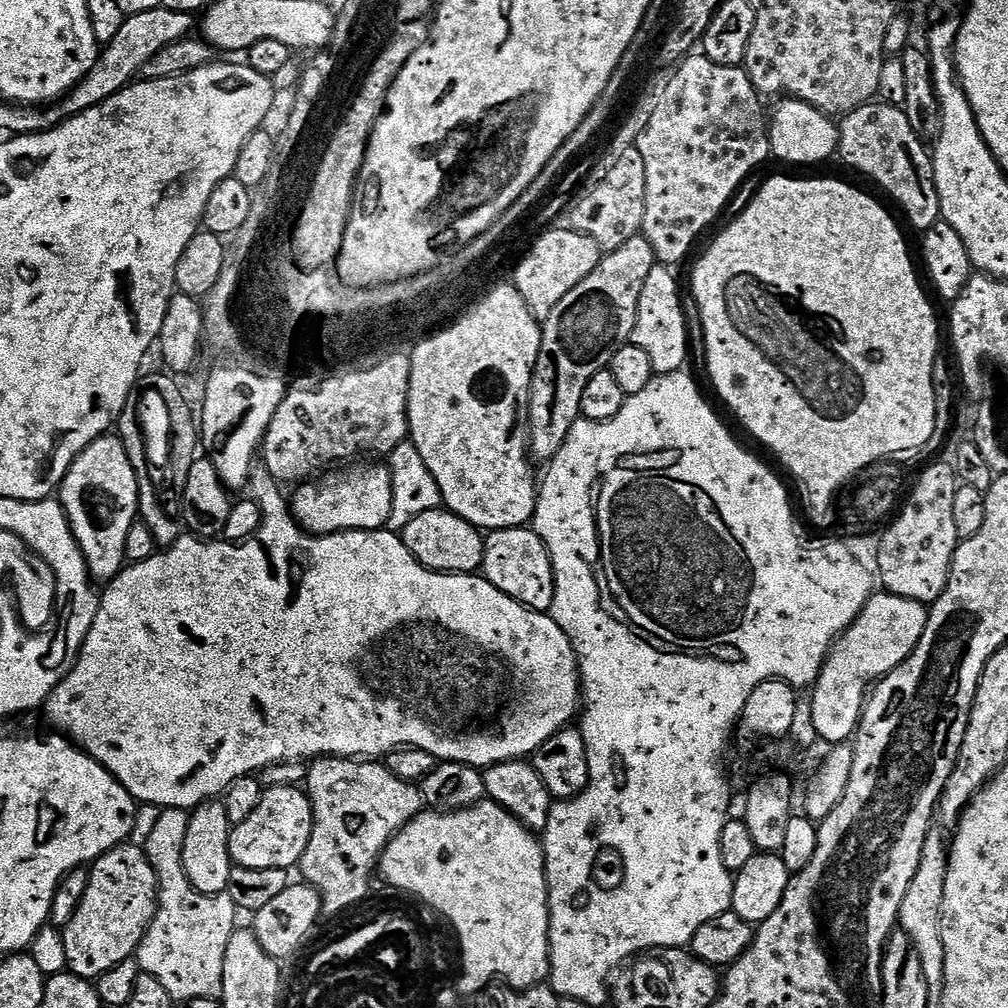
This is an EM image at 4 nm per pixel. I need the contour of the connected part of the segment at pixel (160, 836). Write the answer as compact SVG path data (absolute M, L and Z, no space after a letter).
M165 808L155 815L156 821L153 822L148 837L142 840L142 847L156 875L156 912L140 940L134 959L140 971L156 978L162 984L162 990L166 990L173 1001L206 1000L219 993L226 946L238 930L238 909L228 892L202 894L192 885L190 878L186 878L186 870L182 866L182 842L186 838L189 813L183 808Z

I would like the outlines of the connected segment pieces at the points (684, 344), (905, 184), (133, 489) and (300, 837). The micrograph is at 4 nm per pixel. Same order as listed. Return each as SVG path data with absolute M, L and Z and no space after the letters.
M659 262L650 270L642 298L638 298L638 314L630 343L638 346L650 358L650 366L657 377L681 371L688 360L688 320L680 301L680 284L671 267Z
M883 102L864 104L843 117L838 124L838 156L850 167L869 176L880 188L896 199L896 204L908 215L917 233L934 226L940 220L938 190L934 182L932 158L925 141L914 134L910 118L903 107Z
M119 435L100 436L78 454L60 484L58 499L82 550L89 576L96 582L114 579L126 567L126 534L130 534L130 526L138 519L140 510L138 478Z
M288 784L265 787L254 814L228 833L233 865L250 870L295 869L310 842L311 833L312 803L304 788L291 788Z

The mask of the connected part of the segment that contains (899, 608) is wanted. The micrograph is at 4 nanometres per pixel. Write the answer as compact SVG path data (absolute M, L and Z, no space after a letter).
M880 590L862 606L852 625L837 636L810 692L814 729L824 744L844 746L855 737L870 686L889 676L918 646L929 611L929 605Z

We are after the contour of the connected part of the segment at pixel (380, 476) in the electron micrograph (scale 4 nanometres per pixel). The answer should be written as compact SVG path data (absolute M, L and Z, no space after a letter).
M384 462L360 463L329 471L295 489L297 492L290 496L290 507L304 531L313 536L329 536L331 532L374 532L387 525L392 517L392 473Z

